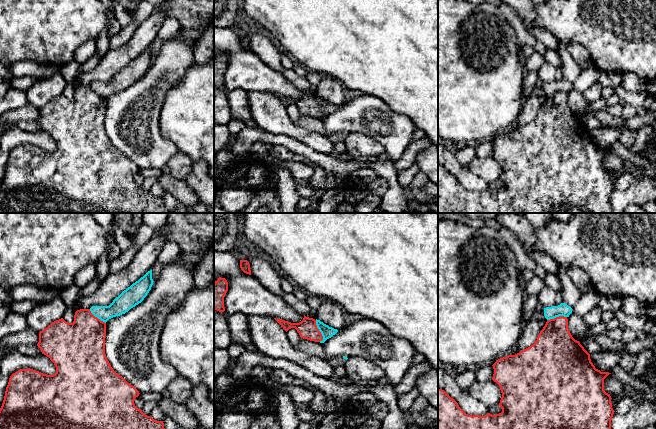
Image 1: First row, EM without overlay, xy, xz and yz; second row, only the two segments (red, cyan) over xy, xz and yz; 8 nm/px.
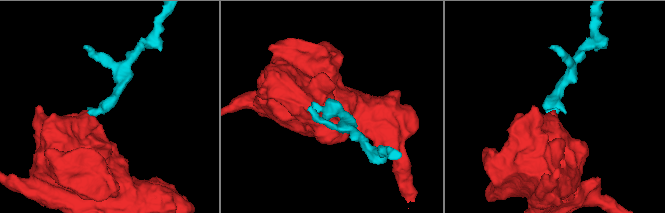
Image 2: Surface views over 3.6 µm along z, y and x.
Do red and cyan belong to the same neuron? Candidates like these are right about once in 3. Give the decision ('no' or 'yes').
no

